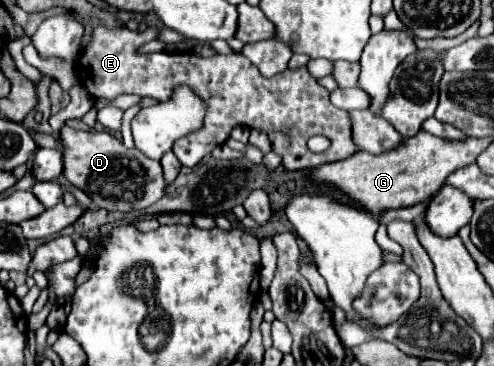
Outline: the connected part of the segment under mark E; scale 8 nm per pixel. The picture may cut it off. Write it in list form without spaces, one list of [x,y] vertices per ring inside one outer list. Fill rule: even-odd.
[[[94,24],[92,42],[76,62],[78,76],[94,98],[138,94],[154,100],[168,100],[176,84],[190,84],[196,88],[196,94],[200,94],[208,104],[208,114],[202,130],[176,140],[172,146],[172,152],[182,166],[196,166],[216,146],[222,146],[236,126],[248,126],[264,132],[270,138],[272,152],[282,158],[282,166],[288,172],[338,162],[358,152],[356,144],[352,144],[350,114],[330,102],[330,92],[318,84],[306,66],[296,70],[288,68],[272,78],[266,78],[246,56],[240,56],[240,52],[204,58],[194,52],[140,54],[140,46],[142,44],[136,42],[136,30],[108,30]],[[316,134],[324,134],[332,140],[332,146],[322,154],[312,154],[306,148],[306,140]]]

